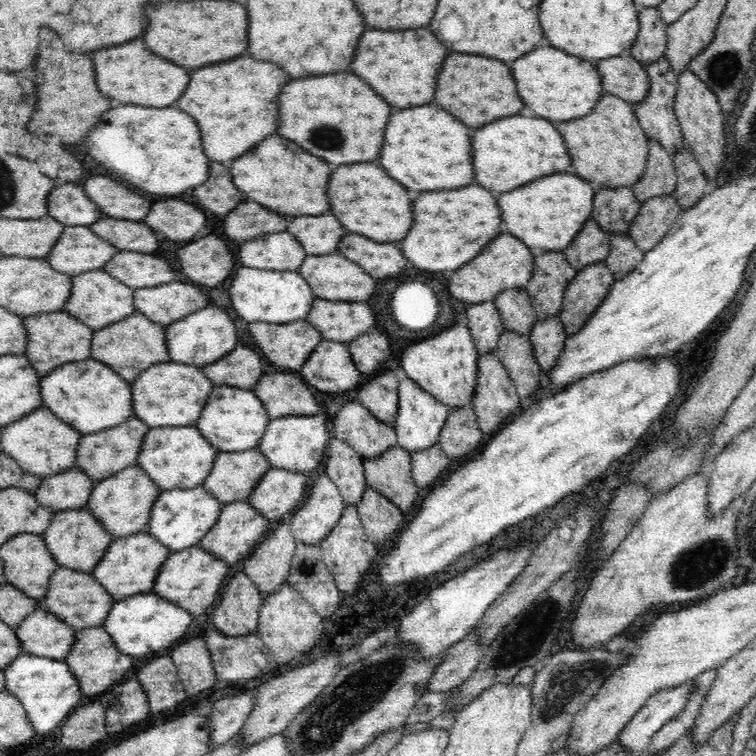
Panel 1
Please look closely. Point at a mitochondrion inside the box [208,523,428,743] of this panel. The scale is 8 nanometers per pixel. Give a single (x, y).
(308, 570)

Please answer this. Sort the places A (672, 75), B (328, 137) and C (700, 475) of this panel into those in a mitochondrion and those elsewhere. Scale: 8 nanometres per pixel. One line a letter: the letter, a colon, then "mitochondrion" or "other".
A: other
B: mitochondrion
C: other

